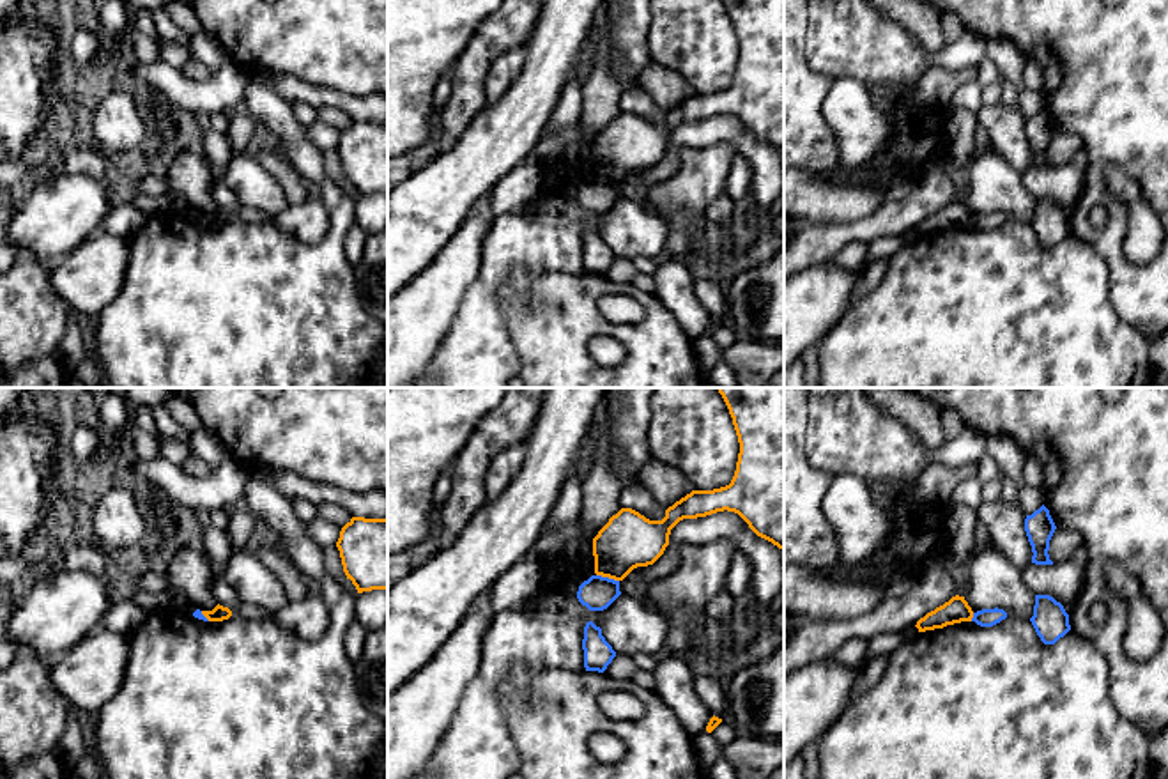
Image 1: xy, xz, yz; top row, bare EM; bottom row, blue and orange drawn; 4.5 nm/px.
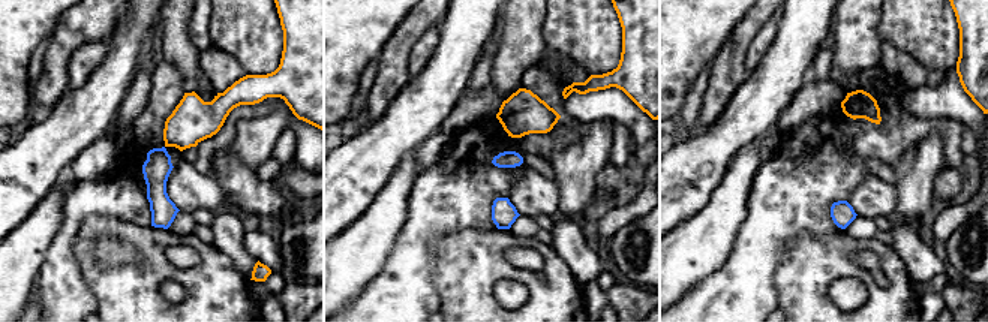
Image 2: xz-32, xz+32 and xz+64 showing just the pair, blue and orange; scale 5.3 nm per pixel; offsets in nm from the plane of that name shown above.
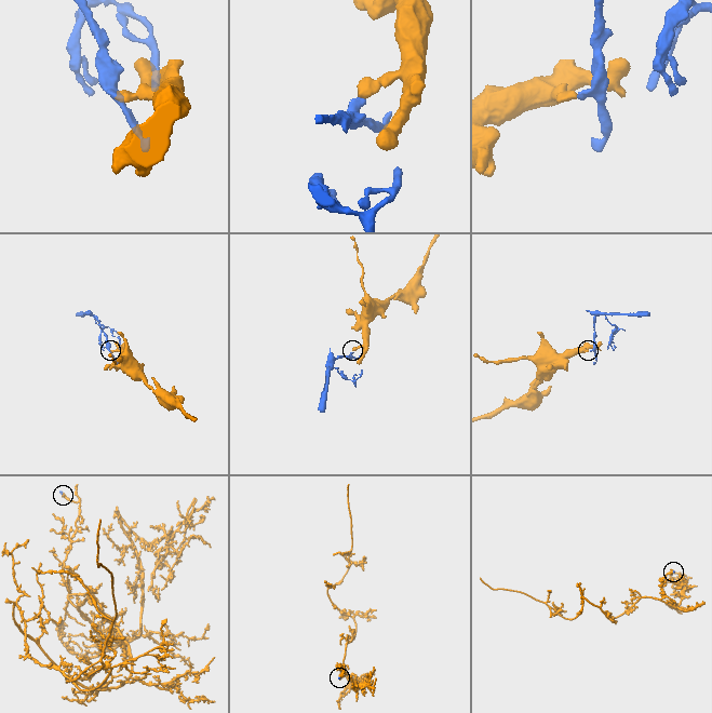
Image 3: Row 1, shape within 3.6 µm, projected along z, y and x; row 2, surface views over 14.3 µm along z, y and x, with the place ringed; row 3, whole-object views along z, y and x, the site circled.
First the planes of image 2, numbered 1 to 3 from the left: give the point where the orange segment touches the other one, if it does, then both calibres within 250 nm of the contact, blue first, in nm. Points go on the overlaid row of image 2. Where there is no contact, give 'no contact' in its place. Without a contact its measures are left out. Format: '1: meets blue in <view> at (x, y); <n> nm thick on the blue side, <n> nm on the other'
1: no contact
2: no contact
3: no contact

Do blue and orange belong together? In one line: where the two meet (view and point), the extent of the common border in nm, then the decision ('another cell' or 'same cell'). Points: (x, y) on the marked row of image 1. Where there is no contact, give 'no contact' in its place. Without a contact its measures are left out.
xz (607, 578) | 110 nm | another cell

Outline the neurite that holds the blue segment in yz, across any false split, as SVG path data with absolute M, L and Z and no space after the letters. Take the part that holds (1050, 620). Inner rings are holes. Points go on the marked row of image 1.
M1035 595L1030 621L1044 644L1055 644L1071 630L1069 614L1064 605L1049 595Z

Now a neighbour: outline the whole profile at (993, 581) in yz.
M995 544L975 551L966 559L966 568L968 584L964 600L973 613L998 607L1007 616L1030 621L1035 595L1023 581L1023 568L1016 567Z

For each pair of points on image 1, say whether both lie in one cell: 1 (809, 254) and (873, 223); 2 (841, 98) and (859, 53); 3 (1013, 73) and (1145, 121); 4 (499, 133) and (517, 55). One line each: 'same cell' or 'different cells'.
1: same cell
2: different cells
3: different cells
4: different cells

